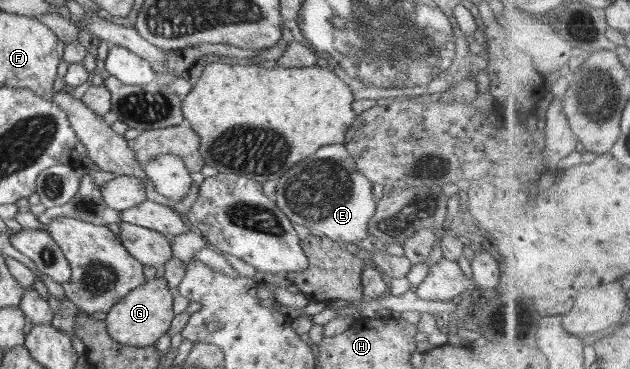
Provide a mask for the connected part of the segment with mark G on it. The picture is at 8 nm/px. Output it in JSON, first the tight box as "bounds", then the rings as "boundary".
{"bounds":[104,277,175,348],"boundary":[[[164,277],[133,288],[107,312],[104,320],[107,334],[119,344],[147,348],[156,345],[158,339],[167,334],[175,316],[173,298]]]}

